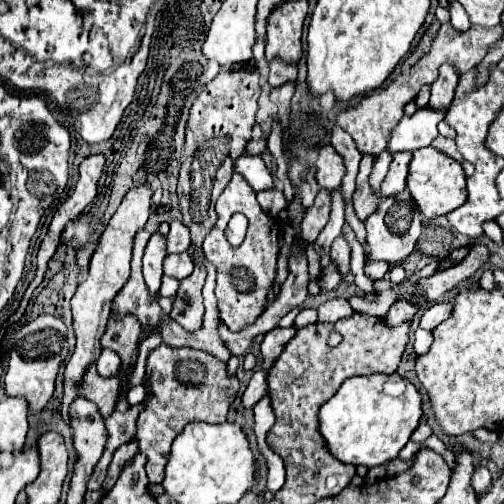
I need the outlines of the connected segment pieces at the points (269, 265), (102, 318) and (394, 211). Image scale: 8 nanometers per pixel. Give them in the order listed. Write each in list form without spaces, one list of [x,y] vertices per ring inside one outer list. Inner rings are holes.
[[[237,172],[233,174],[223,194],[217,198],[215,212],[217,212],[217,222],[213,230],[205,236],[203,252],[205,252],[205,258],[217,270],[215,296],[219,300],[221,320],[231,332],[239,332],[245,324],[251,324],[267,308],[267,294],[273,286],[275,272],[277,272],[277,240],[281,234],[281,227],[268,213],[263,211],[255,198],[255,190]],[[235,212],[245,214],[249,220],[247,236],[241,246],[231,246],[223,234],[229,218]]]
[[[143,184],[143,186],[133,188],[125,196],[125,200],[121,202],[119,210],[113,214],[113,218],[109,220],[105,232],[99,238],[99,244],[97,244],[97,248],[95,248],[95,252],[91,256],[91,262],[89,262],[87,276],[81,280],[81,284],[77,286],[75,296],[71,298],[73,328],[75,328],[75,336],[77,336],[77,346],[75,346],[75,352],[73,352],[69,364],[65,366],[65,396],[63,396],[63,408],[61,408],[65,422],[69,420],[69,412],[67,412],[69,404],[77,396],[77,380],[81,380],[85,370],[101,354],[101,336],[103,336],[103,332],[107,328],[107,322],[111,318],[113,298],[117,296],[117,292],[129,280],[129,262],[131,262],[133,240],[135,240],[135,234],[139,230],[143,230],[143,226],[145,226],[145,222],[149,218],[151,194],[153,194],[153,190]]]
[[[407,188],[399,194],[383,198],[381,204],[377,206],[377,212],[373,212],[365,220],[369,262],[375,262],[375,260],[385,260],[389,264],[403,262],[413,252],[413,246],[421,234],[421,226],[423,226],[421,224],[421,212],[419,212],[419,208],[417,208],[417,204],[411,198]]]

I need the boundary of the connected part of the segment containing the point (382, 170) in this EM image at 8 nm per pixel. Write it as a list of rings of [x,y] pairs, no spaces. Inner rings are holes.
[[[381,152],[377,158],[375,158],[375,164],[373,164],[373,170],[369,174],[369,186],[373,188],[373,194],[381,198],[381,192],[379,192],[379,186],[389,170],[389,164],[391,164],[391,154],[389,152]]]

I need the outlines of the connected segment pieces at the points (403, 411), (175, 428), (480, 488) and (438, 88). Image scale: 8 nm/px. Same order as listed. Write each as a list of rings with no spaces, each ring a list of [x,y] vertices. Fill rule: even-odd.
[[[371,374],[371,376],[359,376],[359,378],[349,378],[341,384],[337,394],[325,402],[319,410],[319,424],[321,424],[321,434],[325,436],[331,454],[345,462],[345,464],[363,464],[367,468],[381,466],[397,458],[399,450],[409,442],[411,434],[415,432],[419,418],[423,416],[423,400],[419,390],[409,382],[403,380],[399,374]],[[393,390],[399,390],[399,396],[393,396]]]
[[[161,344],[147,358],[147,382],[153,396],[147,400],[145,410],[137,422],[139,450],[147,456],[147,476],[151,484],[163,482],[163,468],[171,454],[171,442],[189,422],[225,422],[231,402],[237,398],[239,380],[237,376],[227,378],[227,364],[217,360],[203,350],[193,348],[171,348]],[[229,390],[229,402],[227,402]]]
[[[477,466],[473,472],[473,488],[481,496],[491,486],[491,472],[485,466]]]
[[[441,64],[437,80],[431,84],[429,106],[431,108],[445,108],[445,104],[449,106],[453,100],[457,82],[459,82],[457,68],[453,68],[453,64]]]

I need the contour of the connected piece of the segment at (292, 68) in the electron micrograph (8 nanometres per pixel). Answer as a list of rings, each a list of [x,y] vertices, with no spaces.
[[[273,60],[269,64],[269,84],[271,88],[279,88],[285,82],[295,82],[297,78],[297,64],[285,64],[283,60]]]

